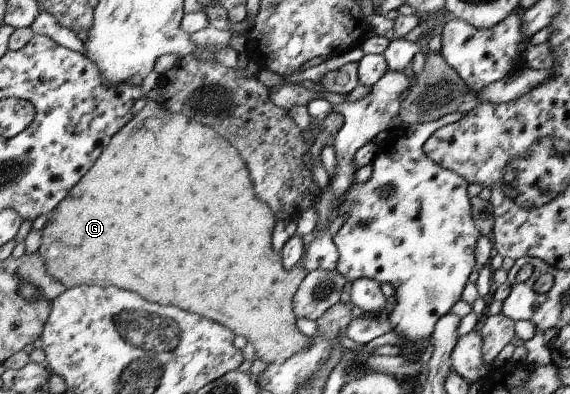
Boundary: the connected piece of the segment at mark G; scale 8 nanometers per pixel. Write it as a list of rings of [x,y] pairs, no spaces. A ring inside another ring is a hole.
[[[147,99],[143,110],[114,135],[110,145],[102,151],[101,157],[94,163],[94,167],[53,210],[53,215],[46,215],[47,222],[42,228],[40,248],[37,252],[44,260],[47,259],[47,263],[51,263],[53,267],[59,267],[59,271],[67,271],[67,275],[55,275],[55,279],[59,279],[61,283],[77,285],[77,283],[87,281],[87,285],[90,286],[117,285],[117,287],[135,291],[155,303],[177,305],[187,311],[195,311],[197,315],[207,315],[207,319],[226,325],[232,332],[235,332],[235,335],[246,337],[249,343],[253,343],[256,355],[262,362],[282,364],[312,343],[312,337],[305,336],[295,326],[297,317],[294,315],[293,301],[298,287],[302,285],[308,274],[308,269],[303,265],[303,261],[307,257],[306,253],[310,243],[315,239],[315,235],[329,228],[331,220],[335,218],[331,211],[334,204],[334,191],[329,185],[317,196],[313,205],[318,215],[317,224],[312,232],[302,237],[303,247],[305,247],[303,257],[299,259],[294,268],[287,270],[283,267],[282,256],[274,250],[273,246],[273,231],[277,225],[274,210],[258,198],[258,195],[253,191],[253,183],[250,178],[250,170],[242,159],[241,151],[237,145],[233,147],[231,141],[225,139],[221,134],[217,135],[214,127],[203,125],[203,123],[188,118],[183,112],[172,112],[158,102]],[[61,263],[67,263],[67,267],[61,269]]]

